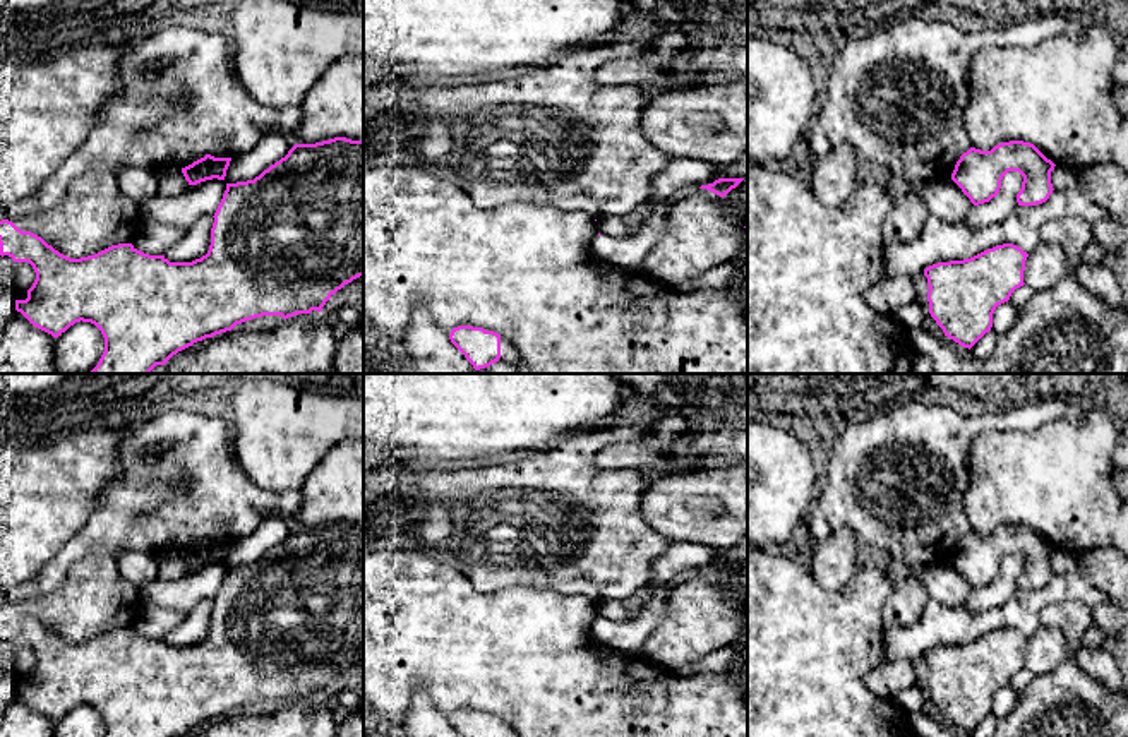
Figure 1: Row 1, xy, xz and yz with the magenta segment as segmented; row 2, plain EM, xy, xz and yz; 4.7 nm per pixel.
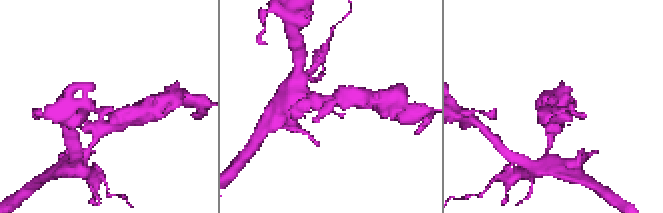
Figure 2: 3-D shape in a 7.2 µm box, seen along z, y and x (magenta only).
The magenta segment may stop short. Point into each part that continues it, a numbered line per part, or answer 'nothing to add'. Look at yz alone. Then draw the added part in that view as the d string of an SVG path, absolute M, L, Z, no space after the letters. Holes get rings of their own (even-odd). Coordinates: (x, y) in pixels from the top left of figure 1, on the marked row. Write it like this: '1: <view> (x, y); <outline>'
nothing to add

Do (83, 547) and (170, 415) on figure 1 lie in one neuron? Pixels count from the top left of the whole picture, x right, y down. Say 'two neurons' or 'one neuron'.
one neuron

